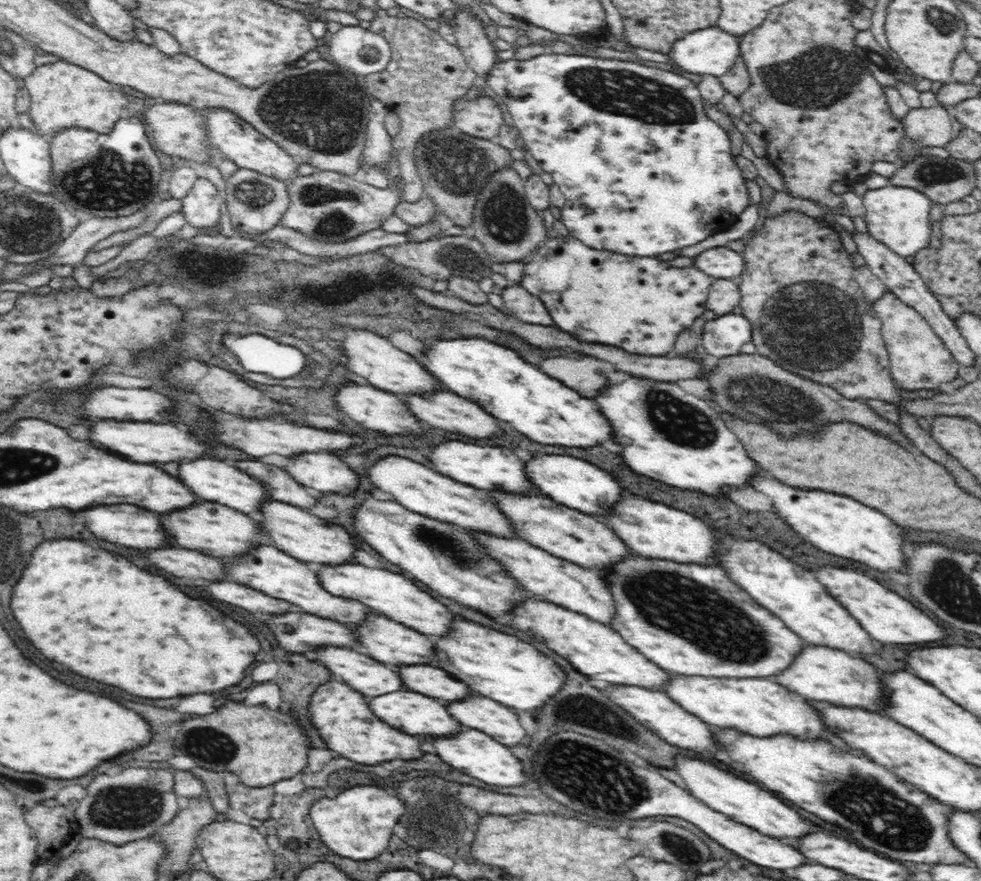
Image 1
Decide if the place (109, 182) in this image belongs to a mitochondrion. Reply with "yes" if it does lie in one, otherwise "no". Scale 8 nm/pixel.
yes

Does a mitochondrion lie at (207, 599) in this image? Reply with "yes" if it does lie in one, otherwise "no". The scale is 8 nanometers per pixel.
no

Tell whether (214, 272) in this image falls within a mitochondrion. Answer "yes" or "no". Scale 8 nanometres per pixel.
yes

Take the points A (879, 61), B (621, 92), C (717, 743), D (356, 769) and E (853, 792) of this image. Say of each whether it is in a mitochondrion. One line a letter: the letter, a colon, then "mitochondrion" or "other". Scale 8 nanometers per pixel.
A: mitochondrion
B: mitochondrion
C: other
D: other
E: mitochondrion

